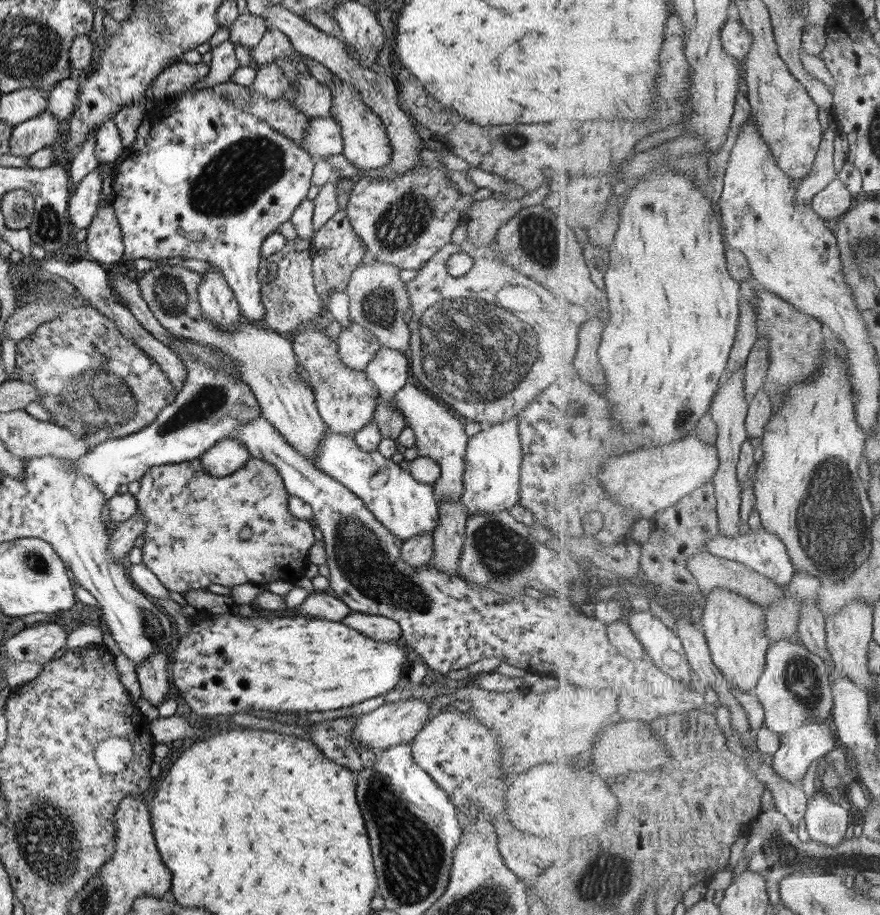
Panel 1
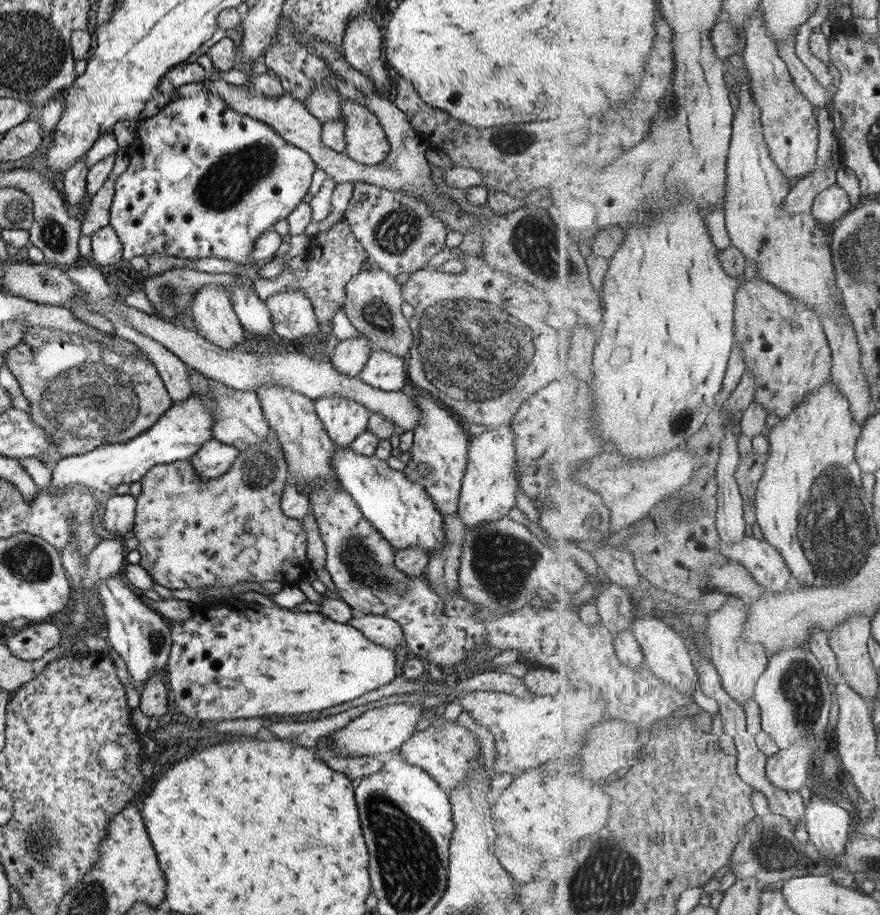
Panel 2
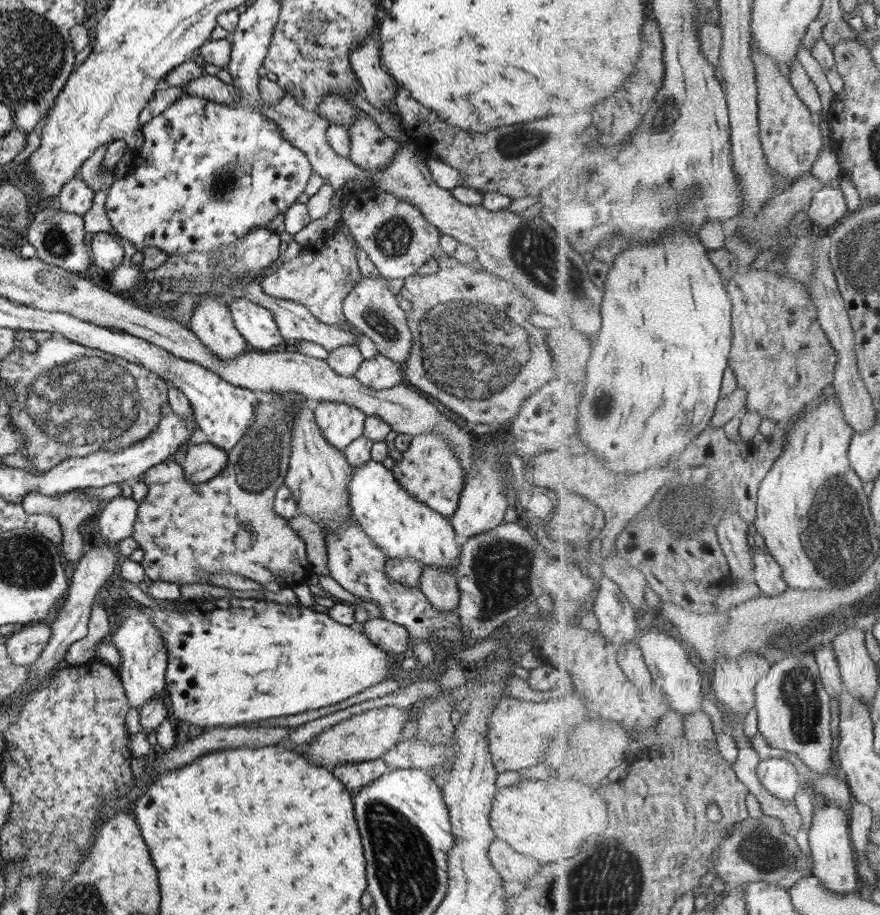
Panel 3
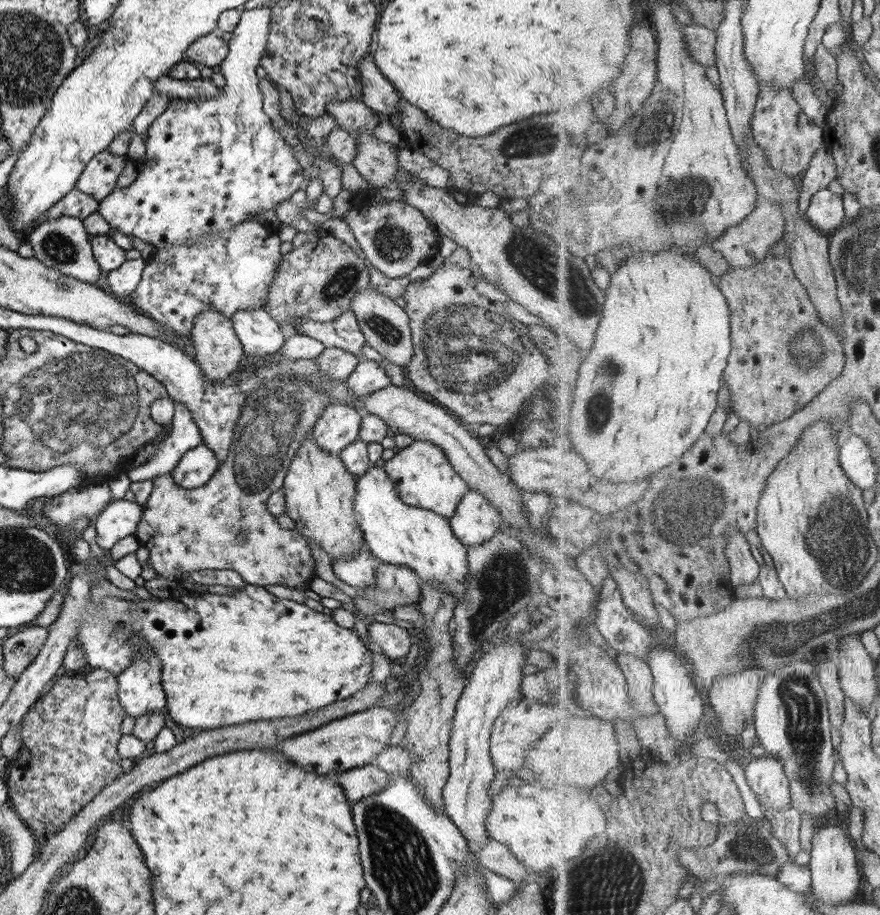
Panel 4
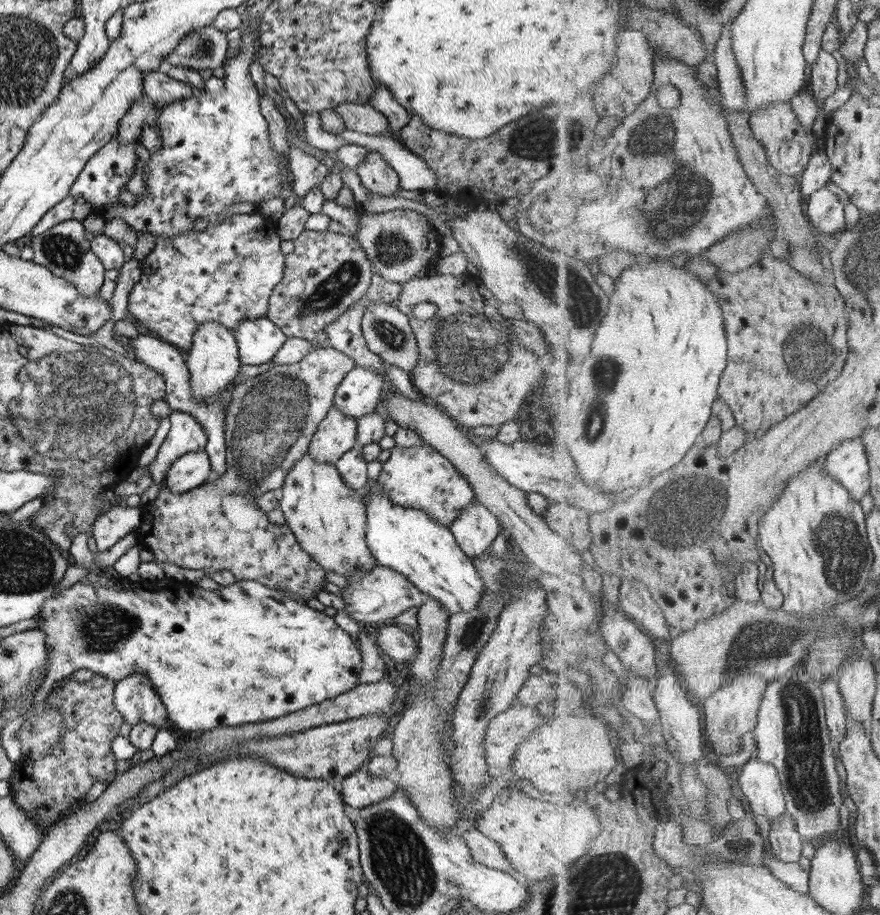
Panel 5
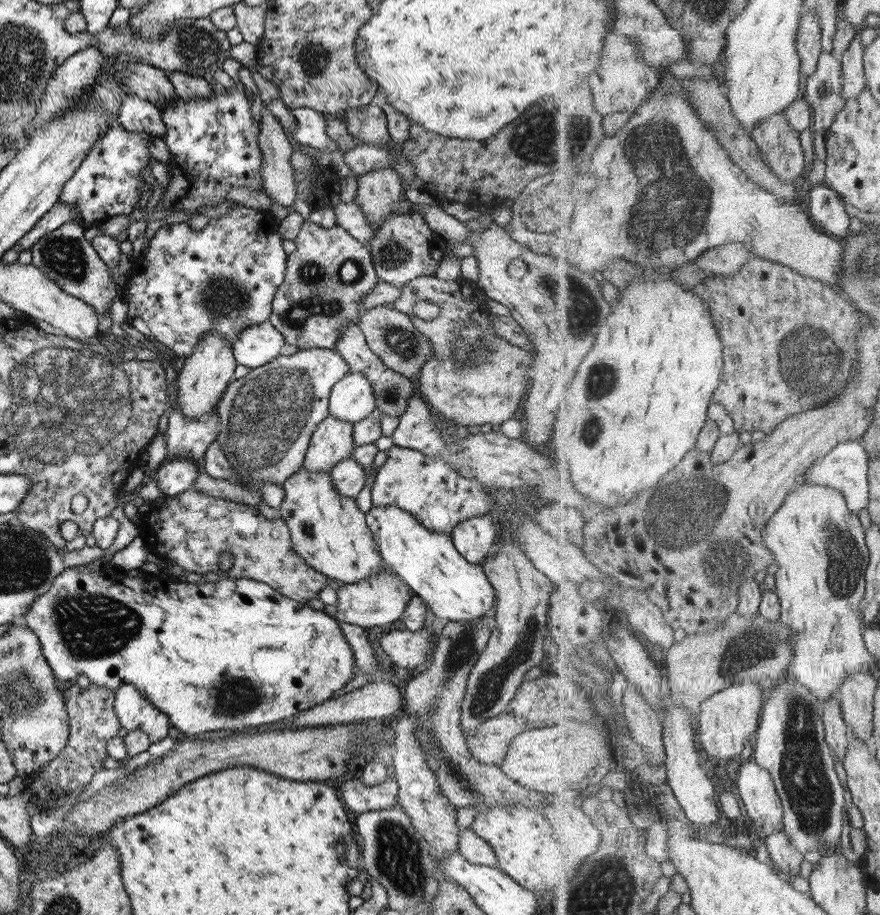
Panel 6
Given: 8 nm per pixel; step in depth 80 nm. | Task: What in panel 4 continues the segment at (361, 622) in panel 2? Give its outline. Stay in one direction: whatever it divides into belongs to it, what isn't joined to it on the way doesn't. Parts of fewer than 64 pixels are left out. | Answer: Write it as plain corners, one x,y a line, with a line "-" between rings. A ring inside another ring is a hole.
369,620
366,624
366,633
371,645
385,655
388,661
405,656
411,644
407,630
393,624

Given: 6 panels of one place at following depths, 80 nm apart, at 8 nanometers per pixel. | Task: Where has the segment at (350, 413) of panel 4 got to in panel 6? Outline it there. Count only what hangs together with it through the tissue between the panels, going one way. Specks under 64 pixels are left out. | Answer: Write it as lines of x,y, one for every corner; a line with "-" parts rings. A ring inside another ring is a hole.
328,414
312,432
301,468
327,474
336,462
350,456
354,446
352,424

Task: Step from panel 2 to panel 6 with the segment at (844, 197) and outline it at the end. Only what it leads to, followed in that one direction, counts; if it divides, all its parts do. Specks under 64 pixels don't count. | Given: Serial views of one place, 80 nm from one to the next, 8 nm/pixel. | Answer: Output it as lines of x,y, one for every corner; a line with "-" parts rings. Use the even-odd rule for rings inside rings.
822,184
811,192
811,200
805,208
818,229
842,239
847,232
851,232
851,218
847,214
845,203
835,190

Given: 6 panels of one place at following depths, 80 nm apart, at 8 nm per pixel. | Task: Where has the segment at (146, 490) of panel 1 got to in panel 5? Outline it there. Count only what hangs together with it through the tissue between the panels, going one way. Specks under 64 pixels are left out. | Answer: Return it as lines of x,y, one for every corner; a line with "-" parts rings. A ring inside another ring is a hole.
317,346
316,349
309,351
299,361
294,361
289,365
273,365
267,372
257,374
250,378
240,379
234,381
229,387
230,398
226,406
226,415
224,420
224,437
226,448
226,461
225,461
225,474
221,474
215,482
209,482
208,485
199,485
198,487
191,488
185,492
171,492
170,488
166,487
166,484
161,481
159,486
159,492
153,501
143,504
141,520
139,526
135,530
135,535
138,541
140,541
144,548
151,552
153,556
153,562
160,566
161,562
169,562
169,564
175,564
179,568
189,568
189,570
202,570
205,573
214,573
218,570
229,570
236,580
254,580
259,584
265,585
267,588
275,589
285,595
290,592
295,593
309,602
313,600
313,596
319,592
319,589
325,582
324,570
310,559
310,556
306,554
304,550
301,550
299,543
293,536
291,530
287,528
285,524
275,525
269,523
266,513
264,513
254,502
253,496
259,496
264,492
270,490
279,489
283,484
285,474
293,468
293,463
299,460
301,456
308,450
308,444
311,435
316,431
317,425
321,422
321,419
325,416
325,413
332,407
332,398
334,397
334,390
340,385
341,380
347,372
354,367
354,360
345,356
342,352
335,350
329,346

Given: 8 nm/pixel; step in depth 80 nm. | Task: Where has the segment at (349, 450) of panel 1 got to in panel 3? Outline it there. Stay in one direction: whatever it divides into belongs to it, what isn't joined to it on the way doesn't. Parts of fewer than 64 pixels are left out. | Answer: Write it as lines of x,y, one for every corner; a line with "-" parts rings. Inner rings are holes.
369,459
357,468
351,466
347,490
353,518
387,559
413,557
422,568
454,572
460,553
448,518
414,499
381,463

